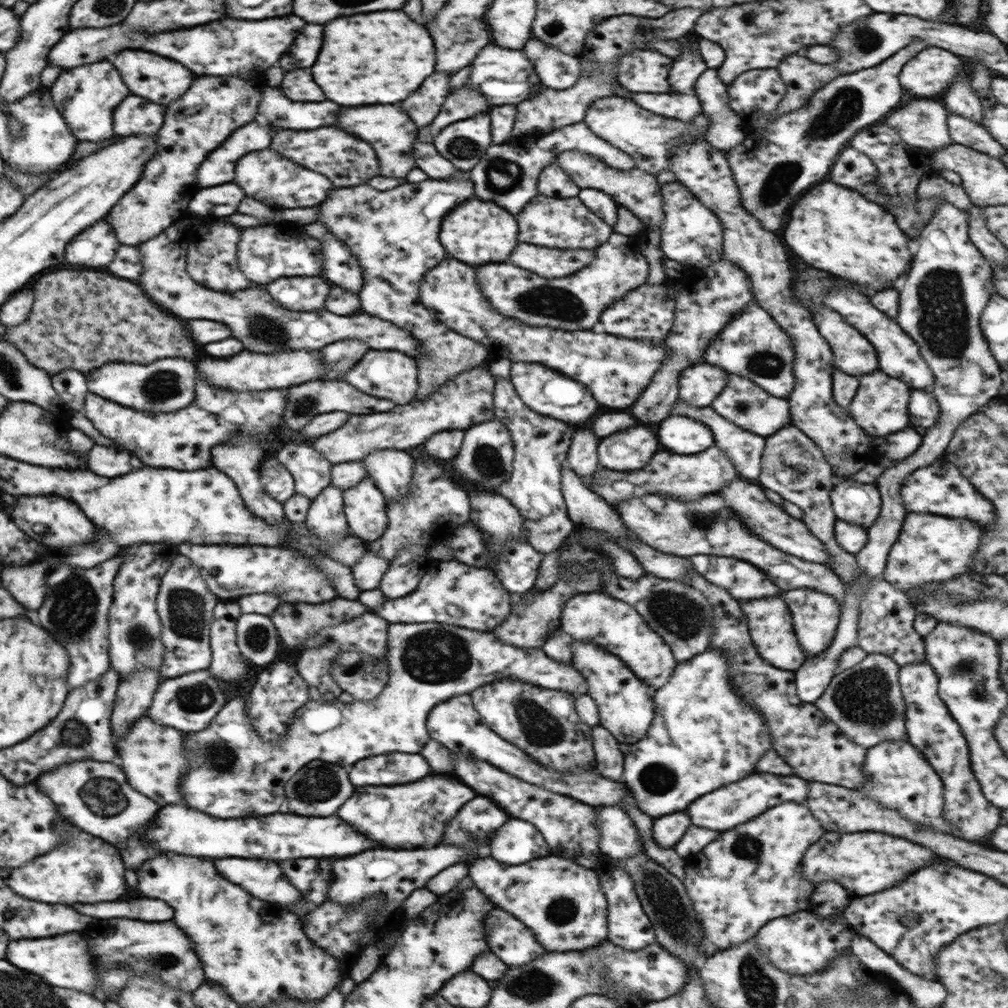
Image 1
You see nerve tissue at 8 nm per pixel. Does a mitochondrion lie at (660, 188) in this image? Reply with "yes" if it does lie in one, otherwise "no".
no

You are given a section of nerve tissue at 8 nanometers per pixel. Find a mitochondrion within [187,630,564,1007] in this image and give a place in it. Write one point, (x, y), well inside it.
(319, 783)

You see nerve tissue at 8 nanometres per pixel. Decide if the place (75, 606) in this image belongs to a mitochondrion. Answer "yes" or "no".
yes

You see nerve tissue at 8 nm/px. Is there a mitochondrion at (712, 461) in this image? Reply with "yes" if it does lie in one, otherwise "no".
no

